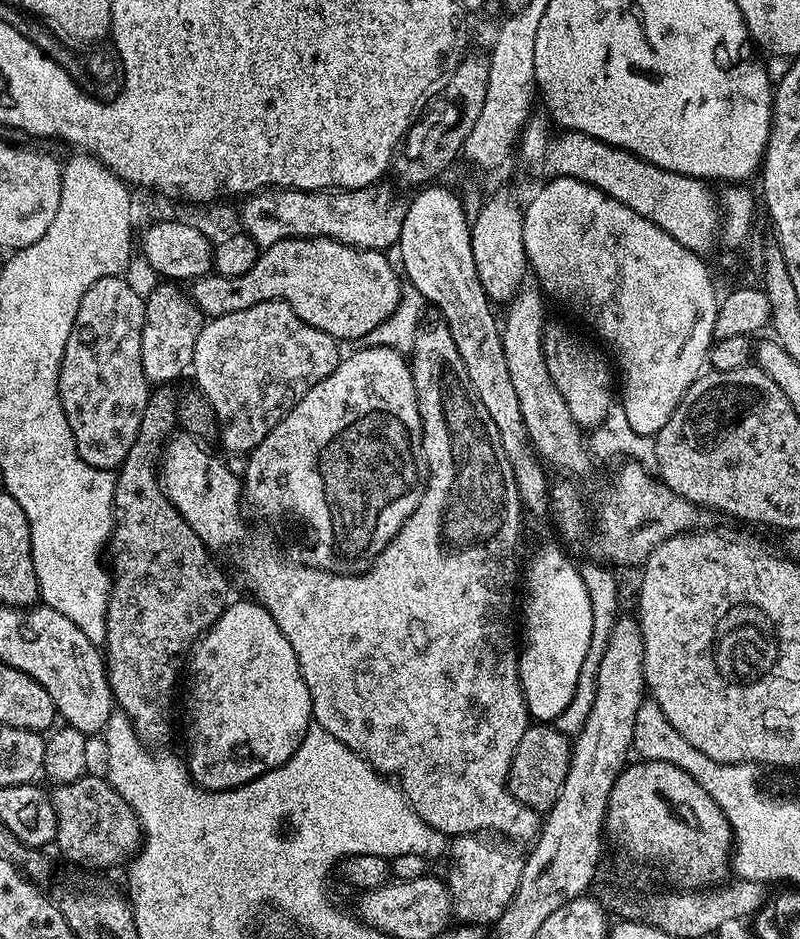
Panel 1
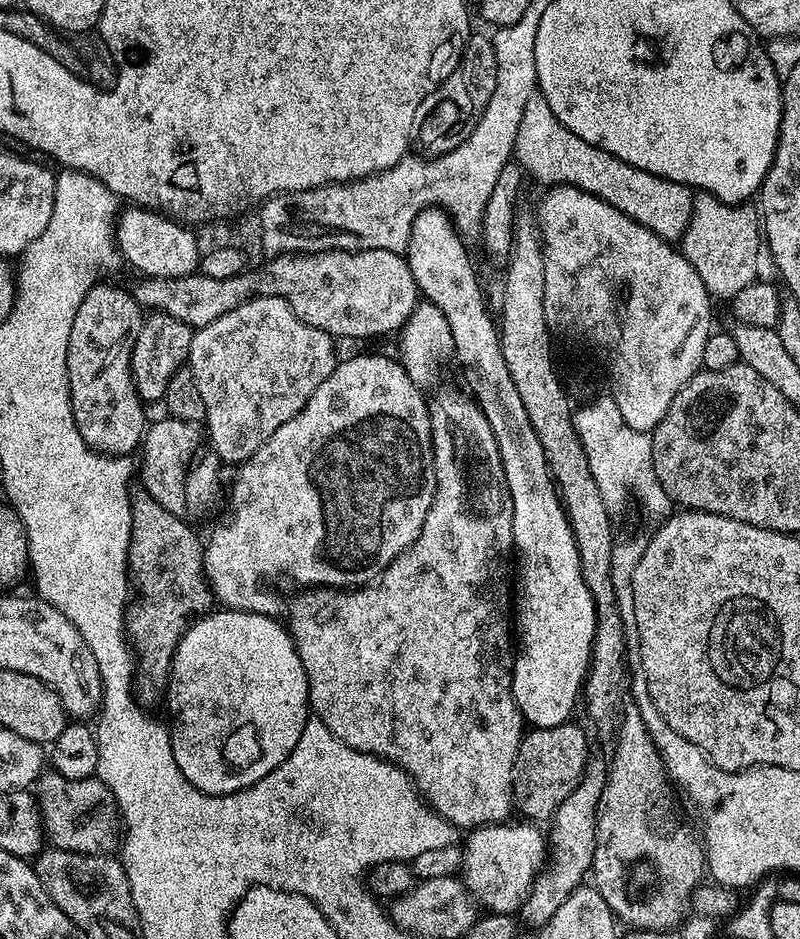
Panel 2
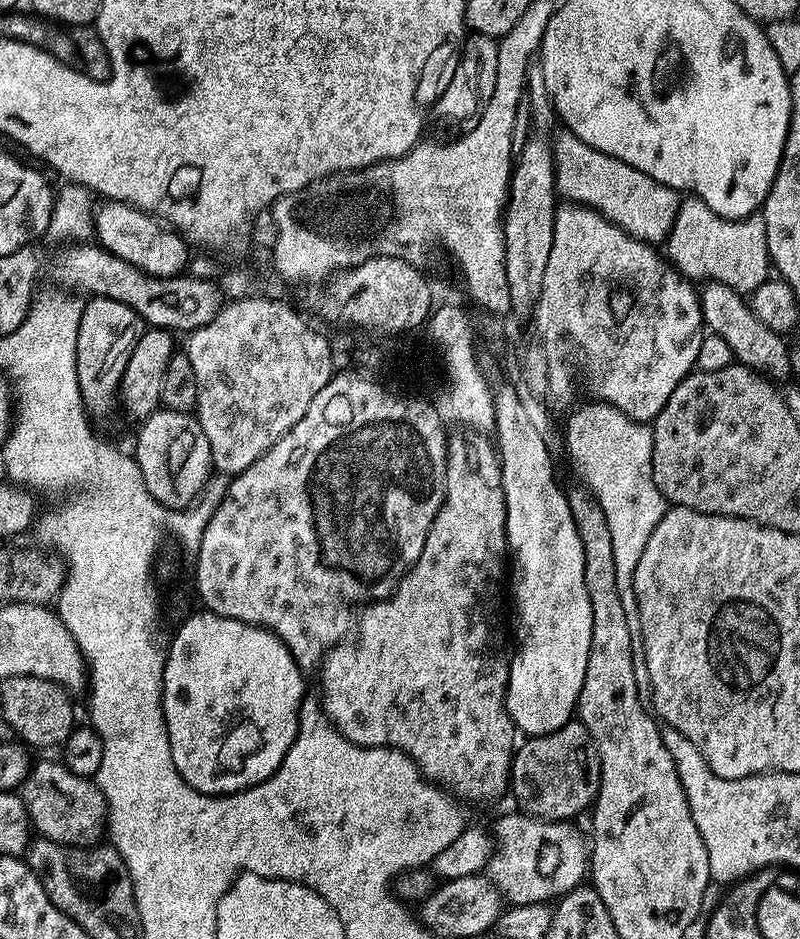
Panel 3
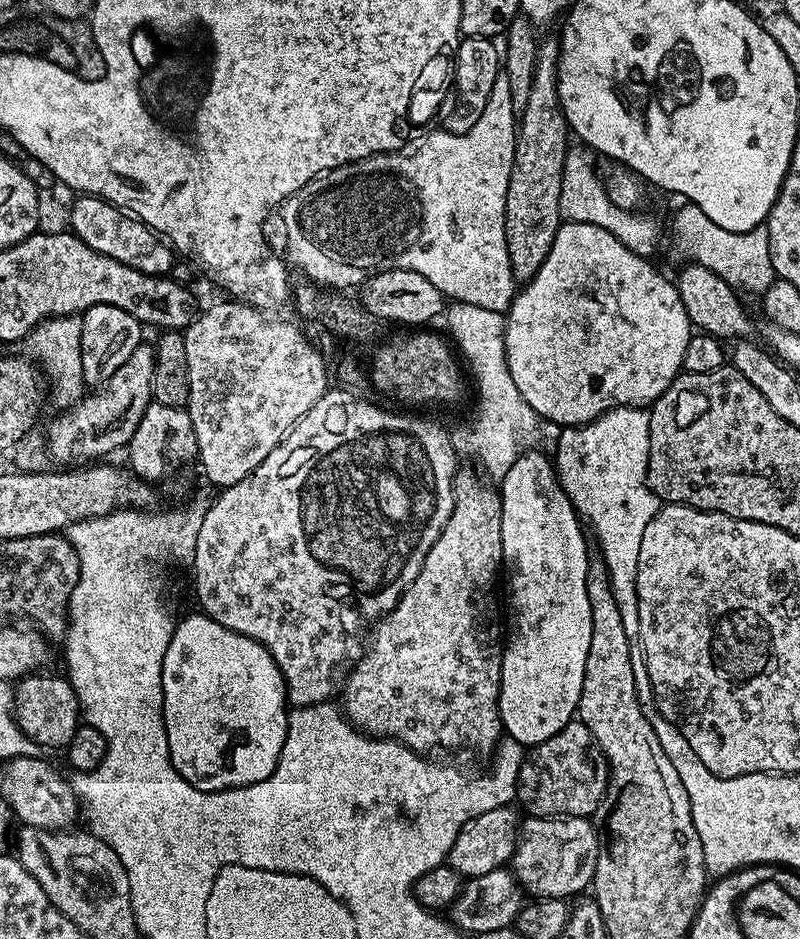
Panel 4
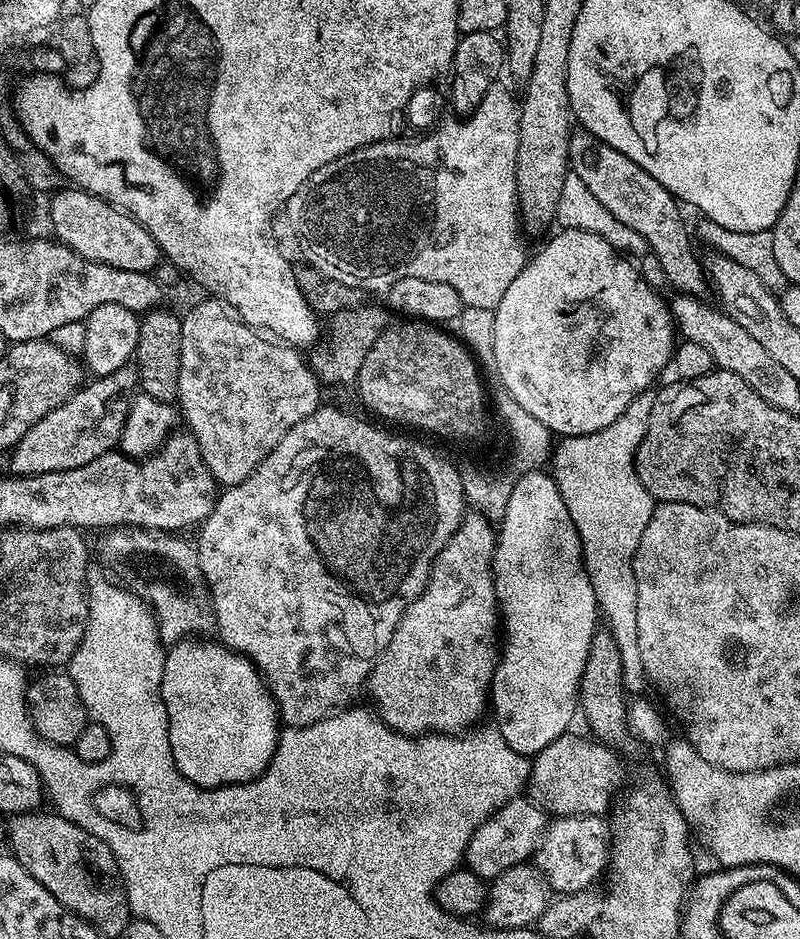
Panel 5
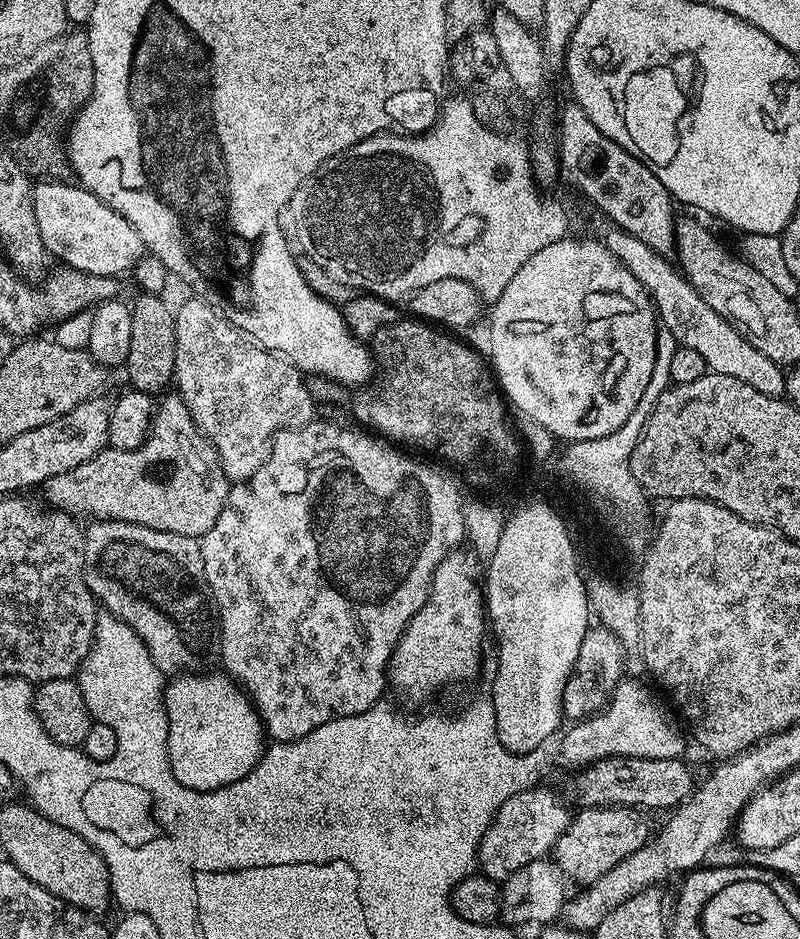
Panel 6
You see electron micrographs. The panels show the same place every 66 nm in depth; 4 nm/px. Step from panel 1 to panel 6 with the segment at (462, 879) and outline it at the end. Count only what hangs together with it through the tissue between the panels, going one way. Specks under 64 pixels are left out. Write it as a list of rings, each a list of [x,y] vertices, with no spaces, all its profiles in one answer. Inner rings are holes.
[[[581,807],[579,811],[577,816],[575,813],[571,817],[568,828],[558,838],[554,849],[554,862],[569,881],[577,880],[580,886],[593,884],[595,880],[614,870],[618,862],[634,854],[650,839],[648,820],[644,817],[647,815],[639,807]]]

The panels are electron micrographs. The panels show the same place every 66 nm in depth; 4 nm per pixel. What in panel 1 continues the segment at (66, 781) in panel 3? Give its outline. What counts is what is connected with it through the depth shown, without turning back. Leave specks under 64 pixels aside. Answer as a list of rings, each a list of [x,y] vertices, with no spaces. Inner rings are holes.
[[[85,774],[80,780],[69,784],[57,784],[51,789],[50,795],[54,814],[56,815],[56,839],[55,847],[60,847],[60,852],[68,860],[76,864],[85,864],[88,870],[104,870],[100,868],[112,868],[115,864],[123,865],[131,861],[136,855],[141,843],[142,833],[140,823],[134,814],[132,807],[115,792],[107,779],[100,780],[93,774]]]

